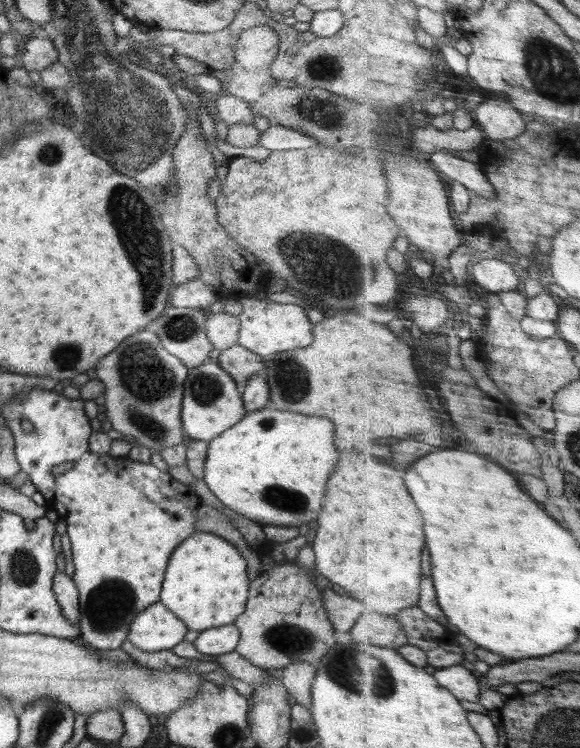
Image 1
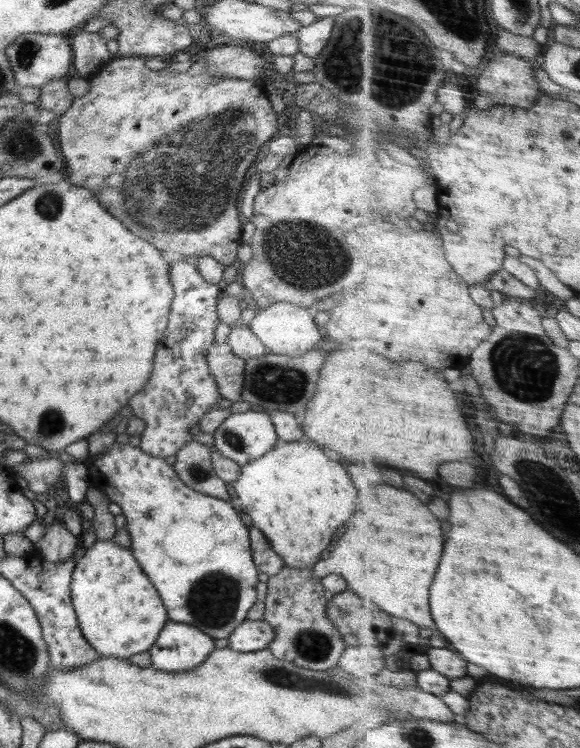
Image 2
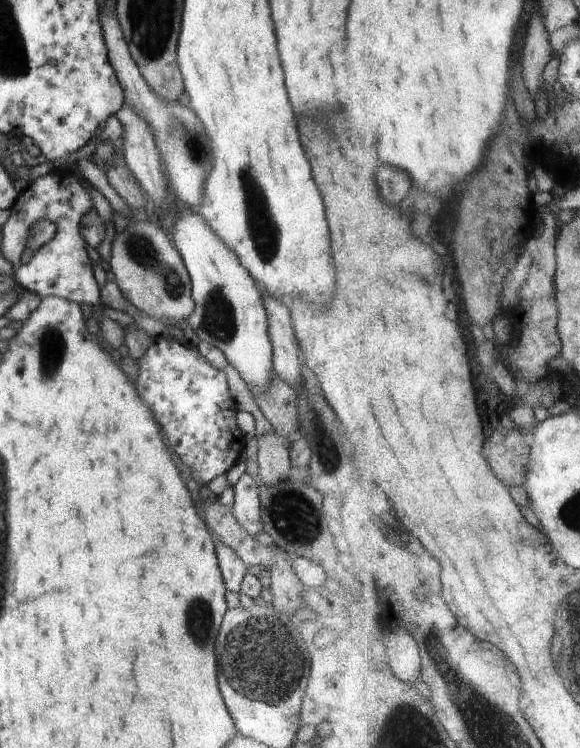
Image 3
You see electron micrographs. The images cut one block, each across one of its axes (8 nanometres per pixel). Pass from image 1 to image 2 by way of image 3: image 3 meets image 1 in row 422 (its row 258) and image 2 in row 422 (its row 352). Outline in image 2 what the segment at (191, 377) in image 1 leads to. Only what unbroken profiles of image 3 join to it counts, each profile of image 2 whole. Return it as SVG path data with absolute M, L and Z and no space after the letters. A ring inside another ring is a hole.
M254 409L231 413L213 435L218 452L241 467L272 450L278 439L270 414Z

